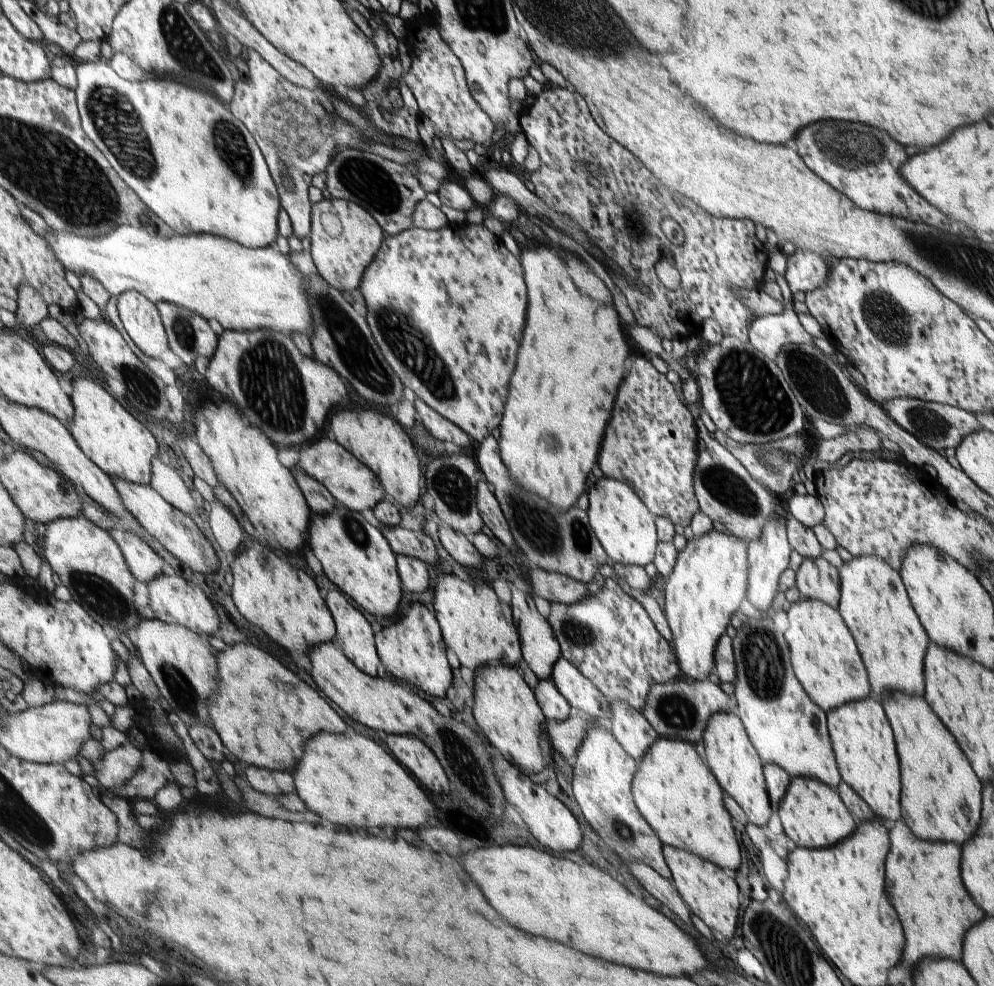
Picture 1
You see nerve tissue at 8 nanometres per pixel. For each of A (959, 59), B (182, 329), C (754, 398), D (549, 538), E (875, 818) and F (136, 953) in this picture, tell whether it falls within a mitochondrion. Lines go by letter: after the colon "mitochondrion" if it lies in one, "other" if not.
A: other
B: mitochondrion
C: mitochondrion
D: mitochondrion
E: other
F: other

